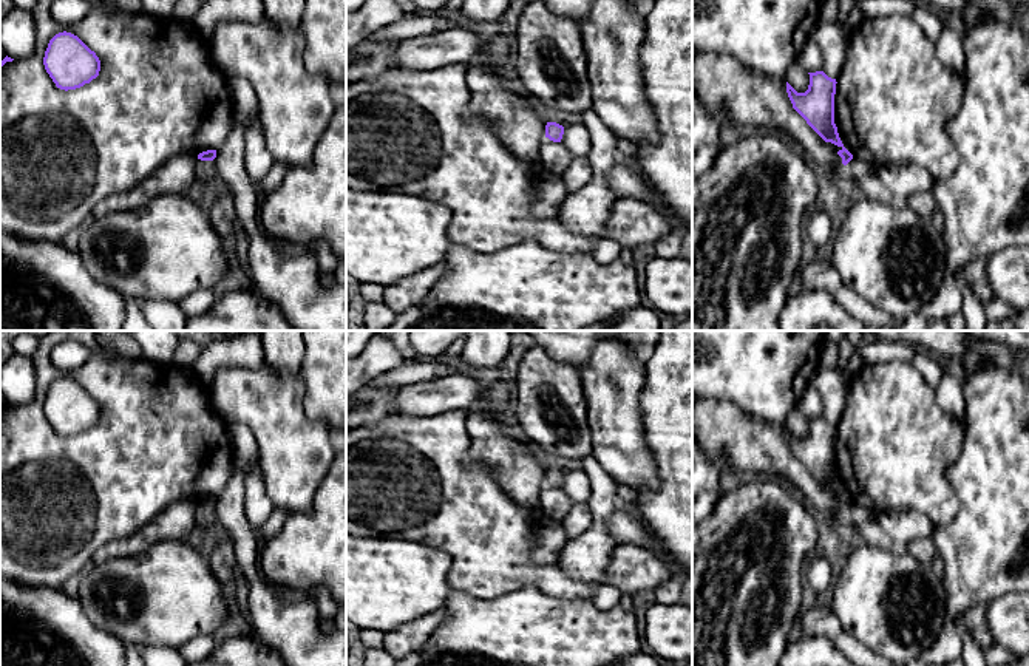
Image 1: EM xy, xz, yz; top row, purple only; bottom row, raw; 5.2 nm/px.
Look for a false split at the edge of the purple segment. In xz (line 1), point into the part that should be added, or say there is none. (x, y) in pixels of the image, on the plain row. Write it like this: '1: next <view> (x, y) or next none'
1: next none

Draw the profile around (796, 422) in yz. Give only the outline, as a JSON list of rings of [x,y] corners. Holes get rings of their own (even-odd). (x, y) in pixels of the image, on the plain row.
[[[797,408],[785,420],[785,426],[797,437],[805,439],[810,431],[810,420]]]

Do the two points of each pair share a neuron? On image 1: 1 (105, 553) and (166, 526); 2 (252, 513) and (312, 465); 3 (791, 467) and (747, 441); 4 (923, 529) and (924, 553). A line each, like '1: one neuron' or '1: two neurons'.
1: one neuron
2: two neurons
3: one neuron
4: two neurons

